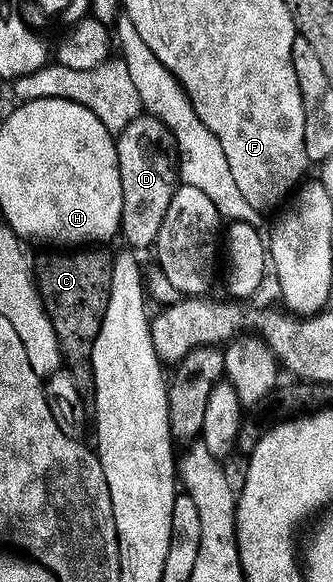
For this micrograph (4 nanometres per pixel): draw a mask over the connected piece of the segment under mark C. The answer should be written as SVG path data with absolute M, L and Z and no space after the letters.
M87 247L82 250L84 253L51 251L48 257L41 258L39 262L36 260L33 265L35 286L39 288L39 298L43 300L45 311L53 323L53 331L57 331L63 365L79 384L79 394L84 403L95 396L91 356L97 331L101 331L101 319L105 319L111 286L112 258L97 250Z

